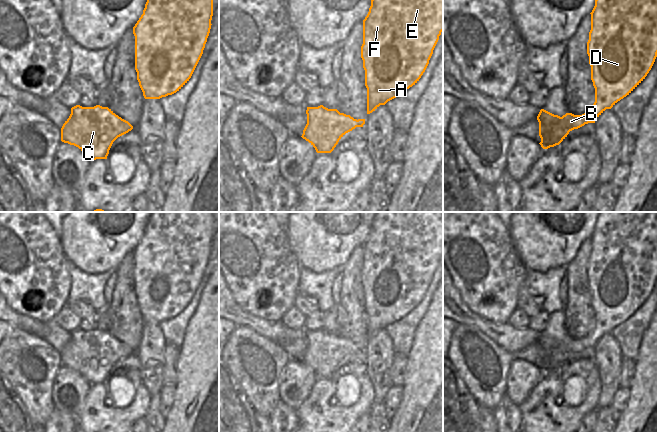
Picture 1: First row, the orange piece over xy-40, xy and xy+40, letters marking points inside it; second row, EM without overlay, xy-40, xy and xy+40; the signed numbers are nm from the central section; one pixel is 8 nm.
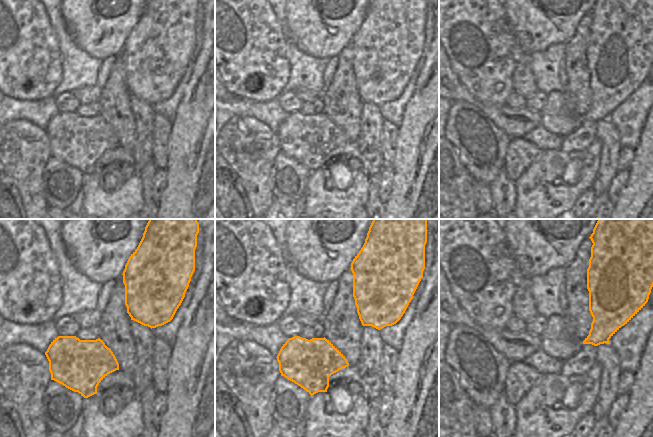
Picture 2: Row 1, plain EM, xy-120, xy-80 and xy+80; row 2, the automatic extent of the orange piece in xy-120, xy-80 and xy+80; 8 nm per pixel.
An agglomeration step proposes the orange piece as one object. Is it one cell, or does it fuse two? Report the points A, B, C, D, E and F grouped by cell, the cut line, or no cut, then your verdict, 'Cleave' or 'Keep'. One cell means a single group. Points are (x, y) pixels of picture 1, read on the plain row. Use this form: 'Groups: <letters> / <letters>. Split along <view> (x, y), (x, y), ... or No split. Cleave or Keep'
Groups: A D E F / B C. Split along xy+40 (580, 339), (585, 347). Cleave.

